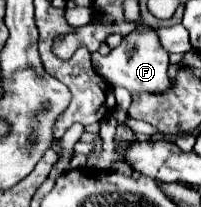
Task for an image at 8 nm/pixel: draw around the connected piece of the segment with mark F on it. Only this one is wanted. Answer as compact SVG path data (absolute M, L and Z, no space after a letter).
M153 31L147 33L129 33L123 37L121 45L111 49L109 55L93 55L93 67L97 75L101 75L111 87L125 87L129 93L167 93L171 91L169 79L169 53L159 43Z

